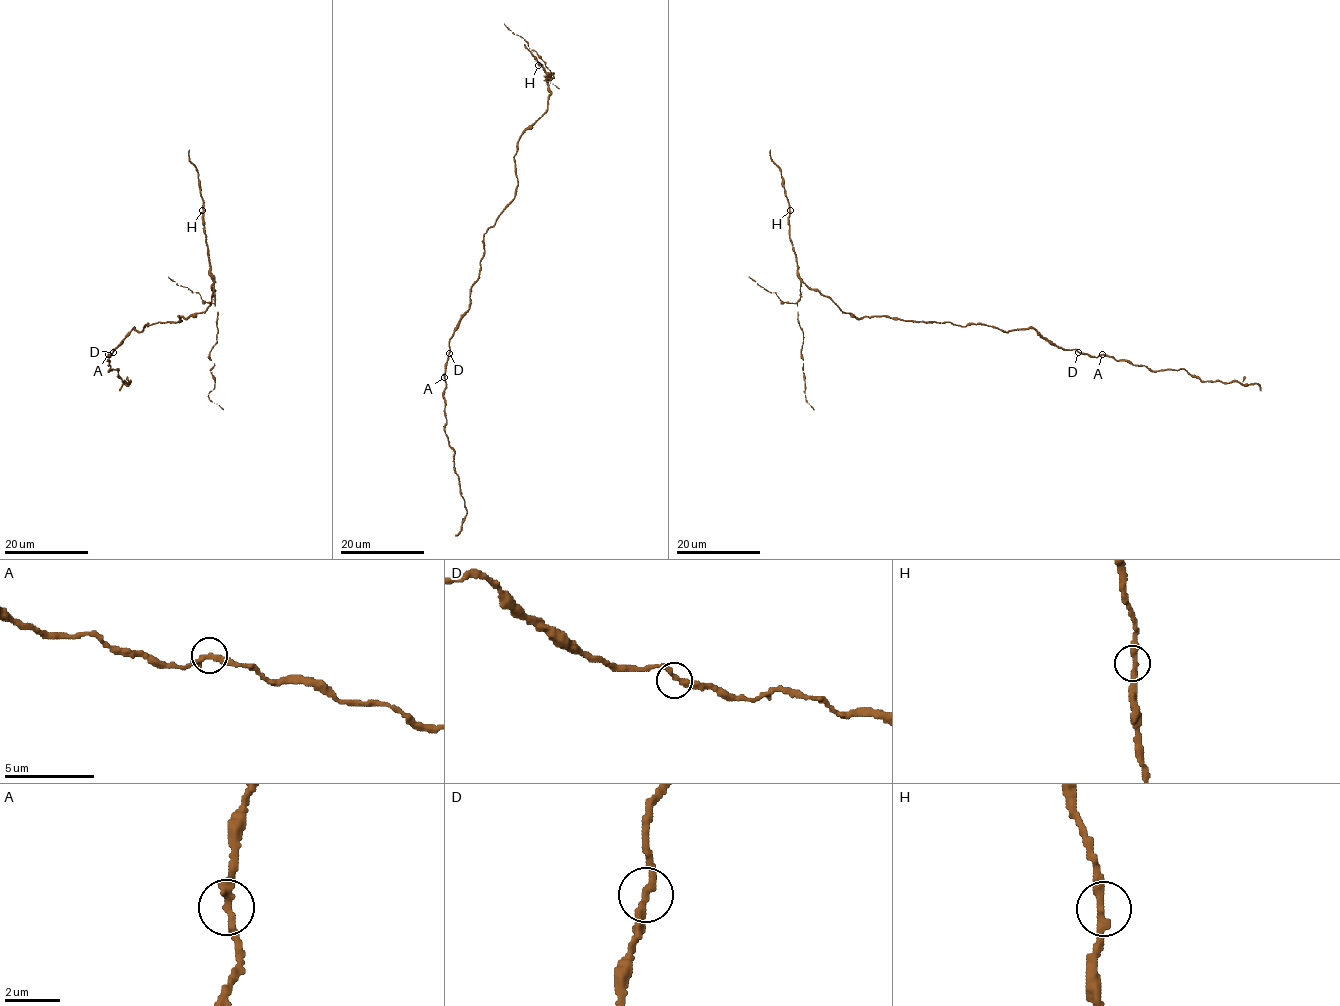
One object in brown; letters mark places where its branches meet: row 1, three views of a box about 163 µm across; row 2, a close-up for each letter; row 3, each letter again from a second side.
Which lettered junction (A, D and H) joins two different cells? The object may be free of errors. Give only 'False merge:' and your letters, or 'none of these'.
False merge: none of these

